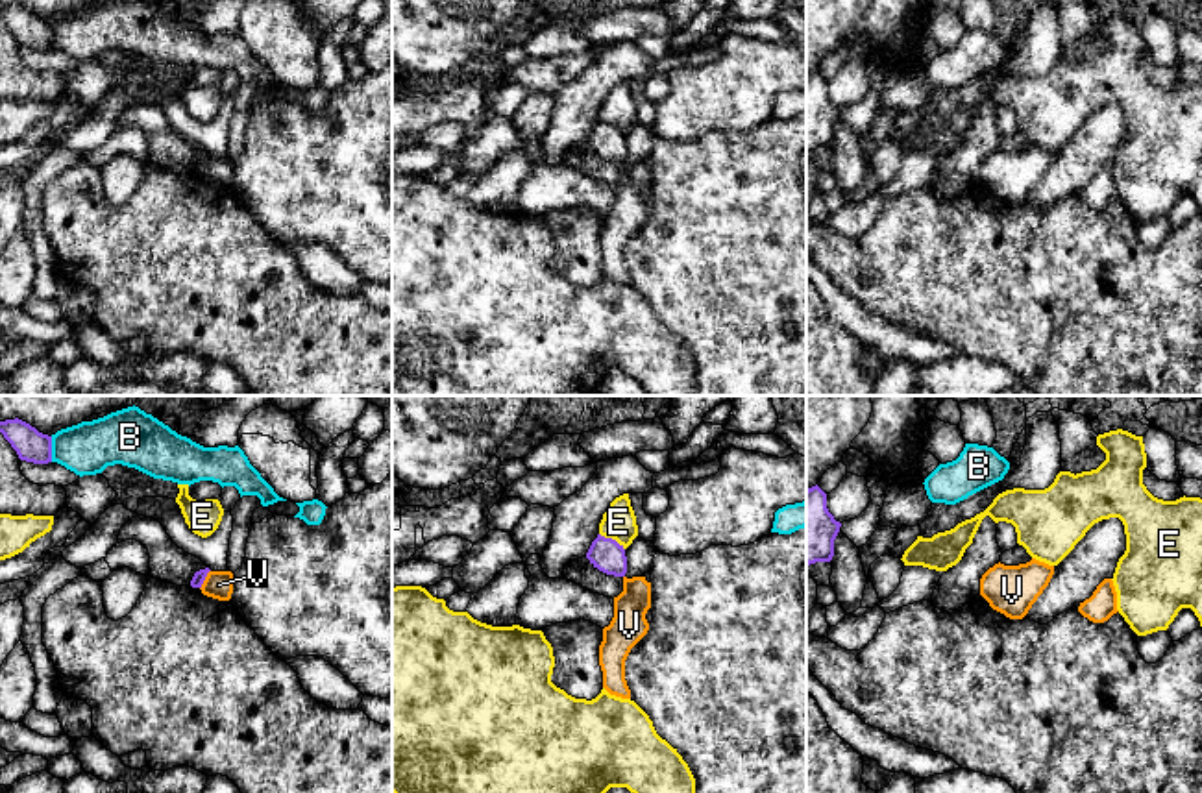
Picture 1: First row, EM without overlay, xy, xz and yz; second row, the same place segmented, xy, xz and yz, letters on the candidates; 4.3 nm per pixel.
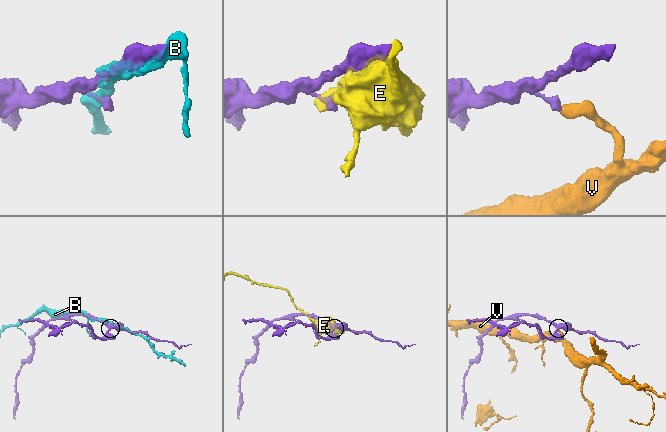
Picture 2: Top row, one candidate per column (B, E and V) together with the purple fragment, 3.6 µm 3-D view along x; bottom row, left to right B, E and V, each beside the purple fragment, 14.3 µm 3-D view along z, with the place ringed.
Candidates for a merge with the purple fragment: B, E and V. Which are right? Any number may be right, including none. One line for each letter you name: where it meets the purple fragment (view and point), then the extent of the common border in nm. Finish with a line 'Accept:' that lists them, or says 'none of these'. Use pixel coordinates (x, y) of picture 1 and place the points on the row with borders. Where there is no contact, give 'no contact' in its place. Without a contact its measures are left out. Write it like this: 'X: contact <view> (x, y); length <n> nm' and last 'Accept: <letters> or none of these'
Accept: none of these

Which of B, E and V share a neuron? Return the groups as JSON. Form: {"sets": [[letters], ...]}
{"sets": [["B"], ["E"], ["V"]]}

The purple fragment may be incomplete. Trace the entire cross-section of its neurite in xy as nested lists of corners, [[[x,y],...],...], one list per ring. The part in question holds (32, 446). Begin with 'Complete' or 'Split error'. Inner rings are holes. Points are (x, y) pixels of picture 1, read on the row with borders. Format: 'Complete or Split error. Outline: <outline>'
Complete. Outline: [[[15,418],[0,421],[0,433],[17,451],[20,460],[33,464],[52,462],[52,436],[39,433],[30,423]]]

